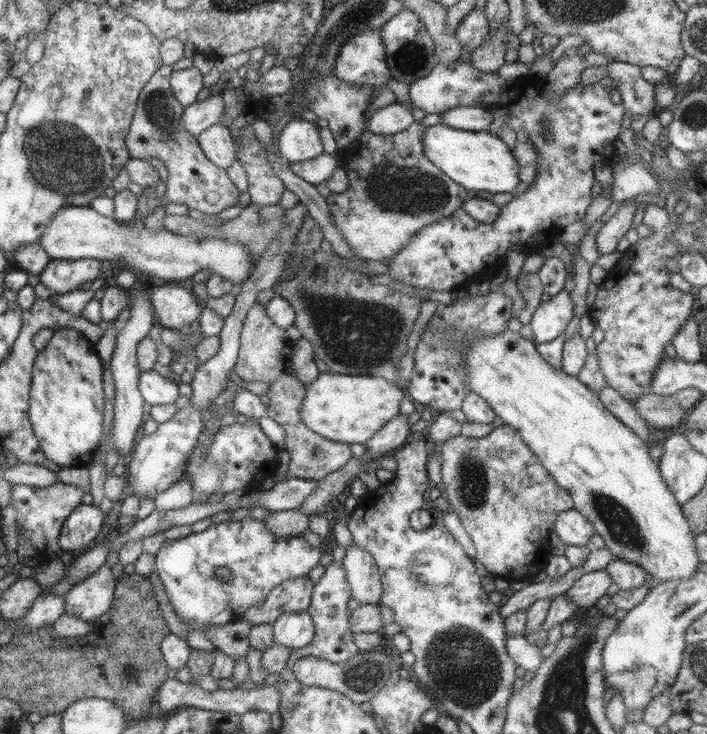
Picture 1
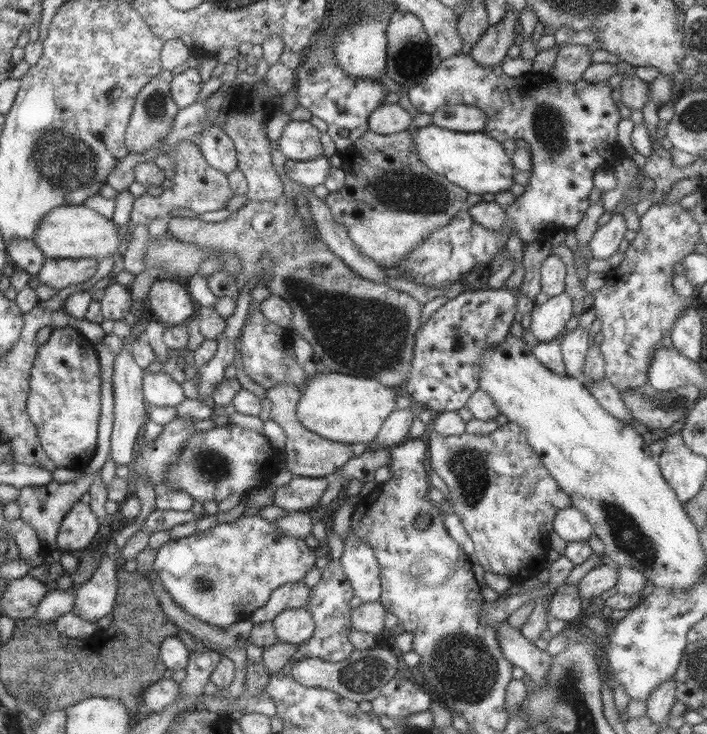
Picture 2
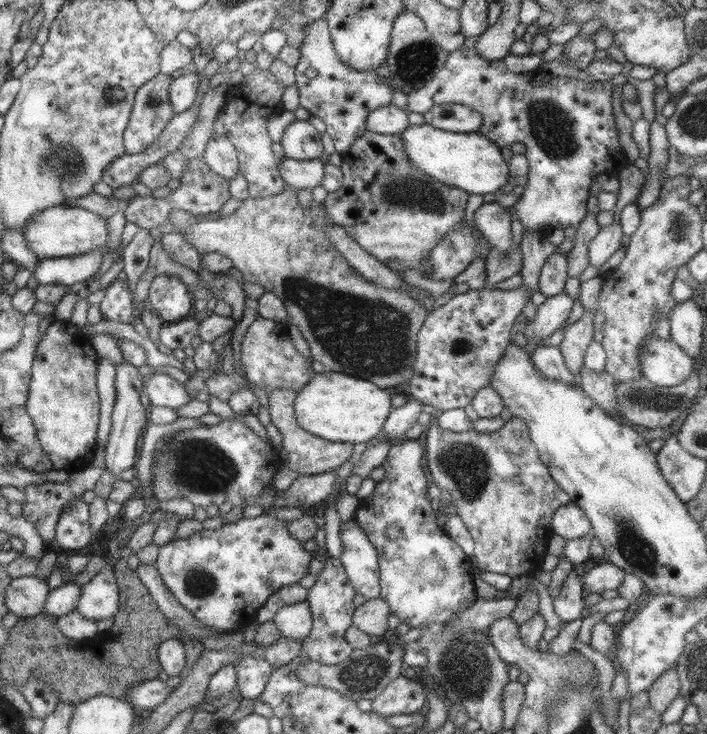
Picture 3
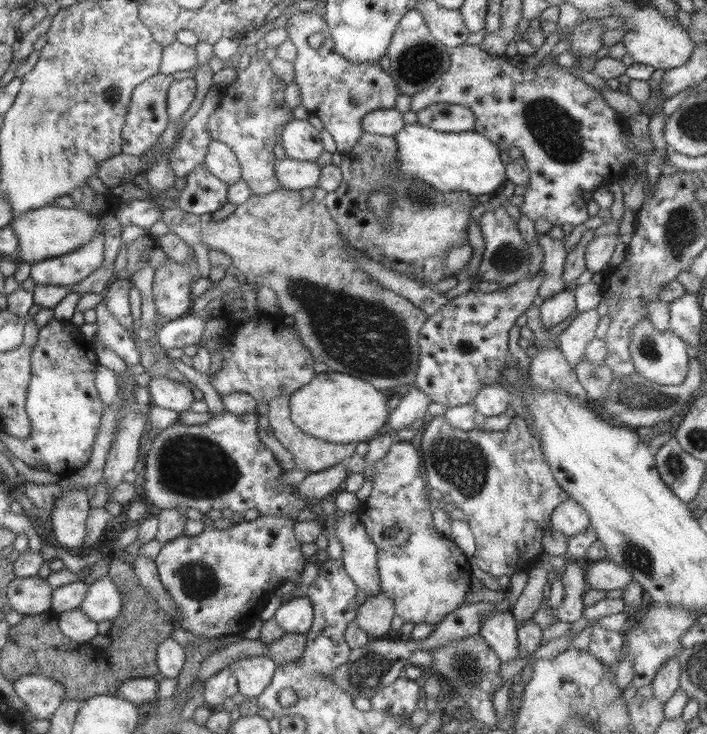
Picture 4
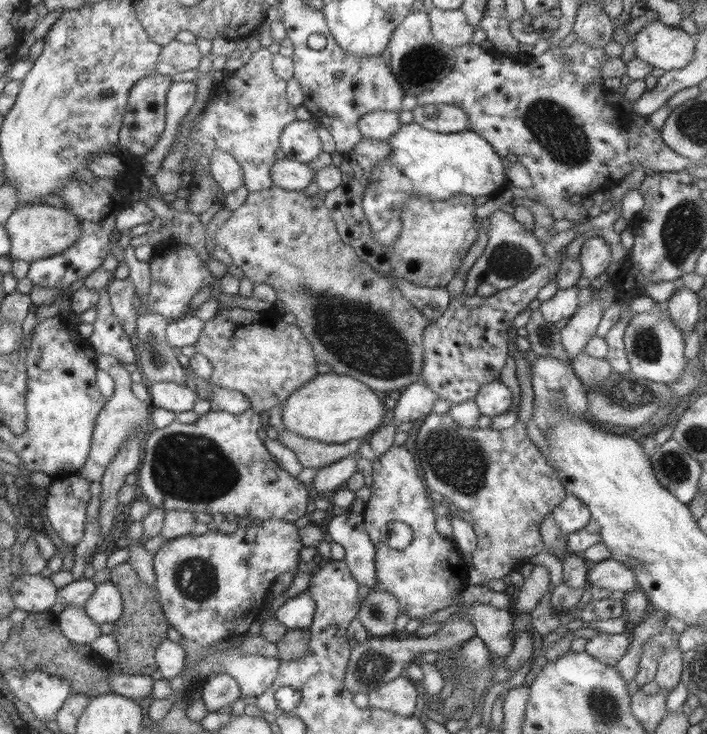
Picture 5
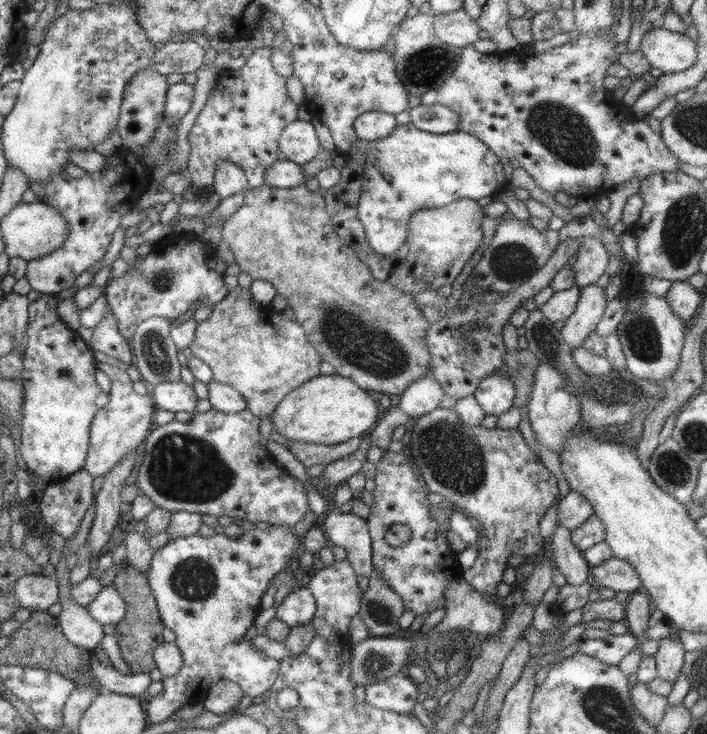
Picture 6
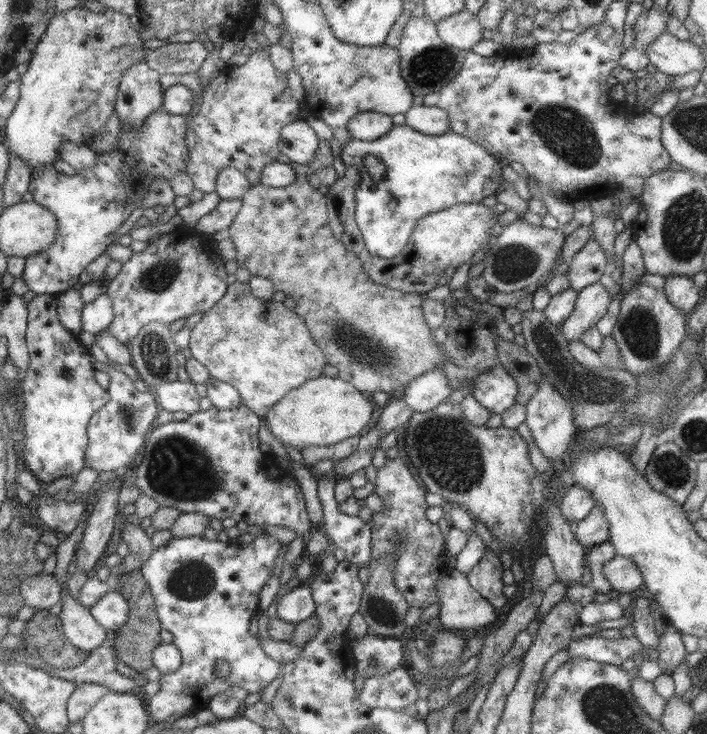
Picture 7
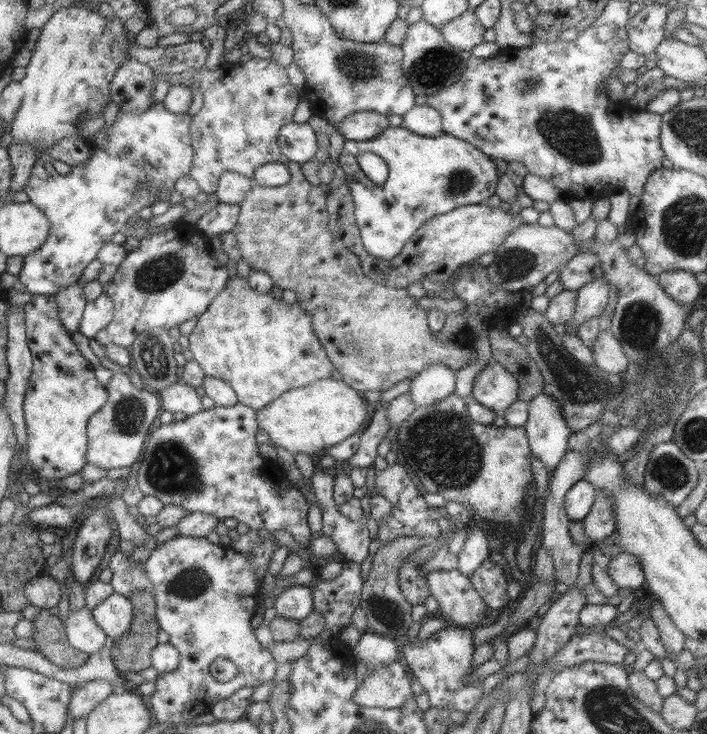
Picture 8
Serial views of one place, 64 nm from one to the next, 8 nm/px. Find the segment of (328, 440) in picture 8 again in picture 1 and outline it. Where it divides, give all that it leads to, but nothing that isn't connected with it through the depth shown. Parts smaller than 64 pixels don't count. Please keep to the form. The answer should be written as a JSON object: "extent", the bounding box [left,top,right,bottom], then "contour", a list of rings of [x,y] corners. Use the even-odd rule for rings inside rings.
{"extent":[299,373,403,444],"contour":[[[319,373],[313,382],[311,382],[308,386],[306,386],[305,396],[301,401],[299,407],[299,416],[301,417],[301,422],[312,430],[313,432],[319,434],[323,438],[327,438],[327,440],[332,440],[335,442],[345,442],[347,444],[365,444],[373,435],[376,433],[381,426],[383,426],[388,420],[391,420],[395,415],[399,414],[399,401],[403,397],[403,392],[397,385],[393,382],[387,382],[384,378],[380,376],[351,376],[351,375],[344,375],[339,373]]]}

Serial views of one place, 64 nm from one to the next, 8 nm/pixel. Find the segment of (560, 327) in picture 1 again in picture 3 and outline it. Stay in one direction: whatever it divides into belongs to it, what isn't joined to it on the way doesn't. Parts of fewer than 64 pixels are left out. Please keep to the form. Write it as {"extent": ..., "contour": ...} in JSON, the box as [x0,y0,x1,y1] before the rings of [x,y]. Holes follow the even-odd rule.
{"extent":[530,292,573,339],"contour":[[[564,292],[546,297],[544,302],[537,307],[535,317],[530,322],[533,333],[539,339],[551,336],[563,327],[563,323],[571,312],[571,306],[573,306],[573,299]]]}

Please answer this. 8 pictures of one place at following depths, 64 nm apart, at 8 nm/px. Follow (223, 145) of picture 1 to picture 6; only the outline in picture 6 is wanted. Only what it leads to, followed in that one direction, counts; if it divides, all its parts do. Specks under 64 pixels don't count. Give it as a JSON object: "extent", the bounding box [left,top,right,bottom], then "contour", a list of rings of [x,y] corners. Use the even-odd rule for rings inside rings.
{"extent":[212,160,248,199],"contour":[[[220,160],[213,174],[212,191],[219,199],[244,193],[248,189],[246,176],[236,164],[230,160]]]}

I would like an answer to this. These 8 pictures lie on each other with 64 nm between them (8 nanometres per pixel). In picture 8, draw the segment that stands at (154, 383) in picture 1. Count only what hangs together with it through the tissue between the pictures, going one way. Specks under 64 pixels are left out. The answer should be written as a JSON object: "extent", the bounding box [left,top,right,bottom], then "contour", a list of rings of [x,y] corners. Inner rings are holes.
{"extent":[157,378,203,416],"contour":[[[179,378],[163,390],[157,392],[162,410],[169,412],[183,412],[186,416],[197,414],[203,410],[201,397],[195,393],[195,389],[185,384]]]}

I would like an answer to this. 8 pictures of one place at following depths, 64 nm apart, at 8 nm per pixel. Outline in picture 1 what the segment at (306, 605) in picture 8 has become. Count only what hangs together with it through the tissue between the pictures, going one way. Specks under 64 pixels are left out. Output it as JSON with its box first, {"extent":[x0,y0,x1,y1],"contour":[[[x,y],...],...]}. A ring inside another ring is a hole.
{"extent":[273,611,314,649],"contour":[[[307,611],[282,612],[273,622],[274,642],[290,649],[309,644],[314,624]]]}

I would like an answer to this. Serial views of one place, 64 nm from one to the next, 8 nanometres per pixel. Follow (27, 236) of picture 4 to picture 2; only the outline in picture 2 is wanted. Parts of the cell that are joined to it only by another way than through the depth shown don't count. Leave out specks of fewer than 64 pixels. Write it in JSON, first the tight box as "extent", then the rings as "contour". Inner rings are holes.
{"extent":[31,205,130,261],"contour":[[[62,205],[53,208],[43,216],[39,228],[32,237],[31,241],[45,258],[95,258],[98,261],[116,254],[120,241],[130,239],[124,231],[117,231],[111,220],[97,215],[93,210],[82,205]]]}

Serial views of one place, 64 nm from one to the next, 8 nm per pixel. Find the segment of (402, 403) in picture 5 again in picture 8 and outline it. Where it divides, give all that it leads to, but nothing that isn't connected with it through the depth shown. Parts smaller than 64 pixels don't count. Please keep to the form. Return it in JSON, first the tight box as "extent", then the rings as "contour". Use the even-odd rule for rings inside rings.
{"extent":[411,363,455,407],"contour":[[[435,363],[423,367],[411,379],[411,400],[416,407],[433,404],[453,393],[455,370],[444,364]]]}

